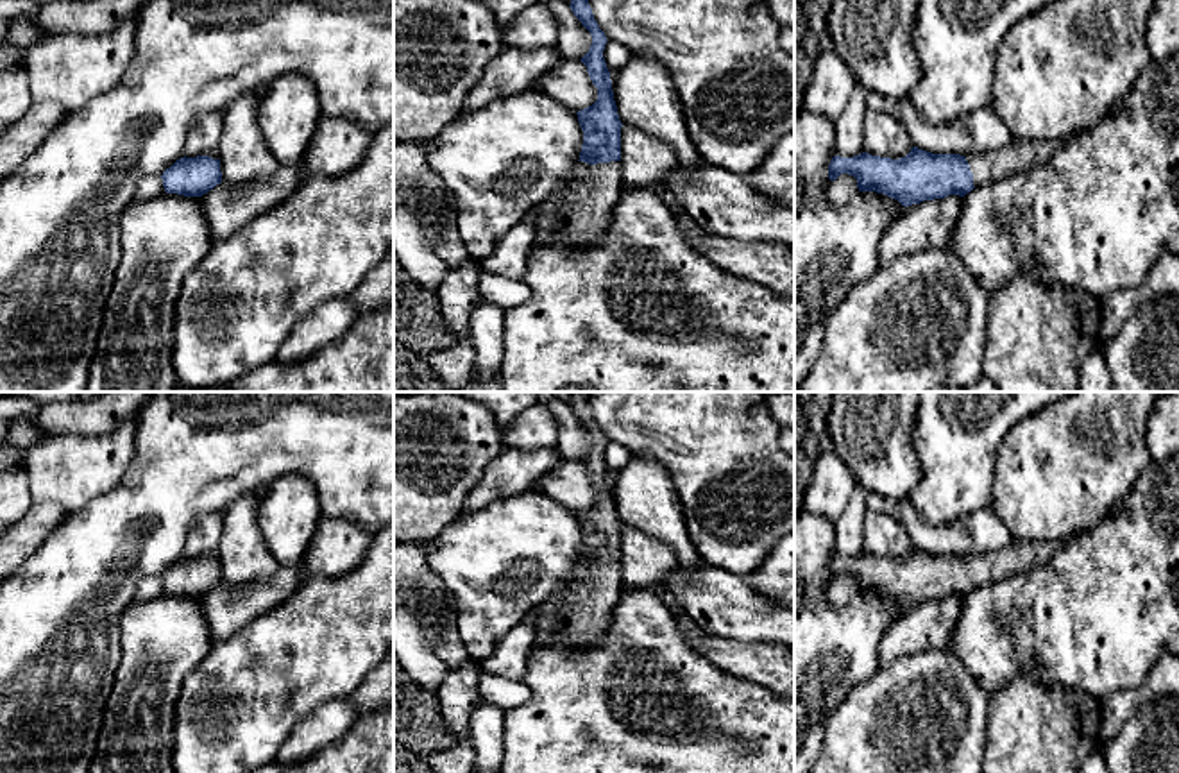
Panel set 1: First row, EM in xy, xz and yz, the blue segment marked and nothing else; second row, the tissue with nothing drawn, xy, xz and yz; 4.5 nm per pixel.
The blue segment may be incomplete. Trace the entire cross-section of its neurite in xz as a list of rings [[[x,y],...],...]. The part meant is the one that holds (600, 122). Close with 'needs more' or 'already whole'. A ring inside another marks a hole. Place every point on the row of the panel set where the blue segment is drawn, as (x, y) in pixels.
[[[571,0],[569,7],[592,36],[592,45],[580,61],[598,88],[598,100],[576,113],[583,131],[580,159],[564,188],[539,206],[535,245],[596,249],[605,240],[612,209],[623,191],[623,123],[603,57],[608,39],[594,20],[589,0]]]; needs more

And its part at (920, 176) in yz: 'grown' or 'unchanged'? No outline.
grown

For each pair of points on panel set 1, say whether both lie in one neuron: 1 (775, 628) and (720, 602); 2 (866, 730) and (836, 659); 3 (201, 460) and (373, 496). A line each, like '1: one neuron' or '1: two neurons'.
1: one neuron
2: two neurons
3: one neuron

